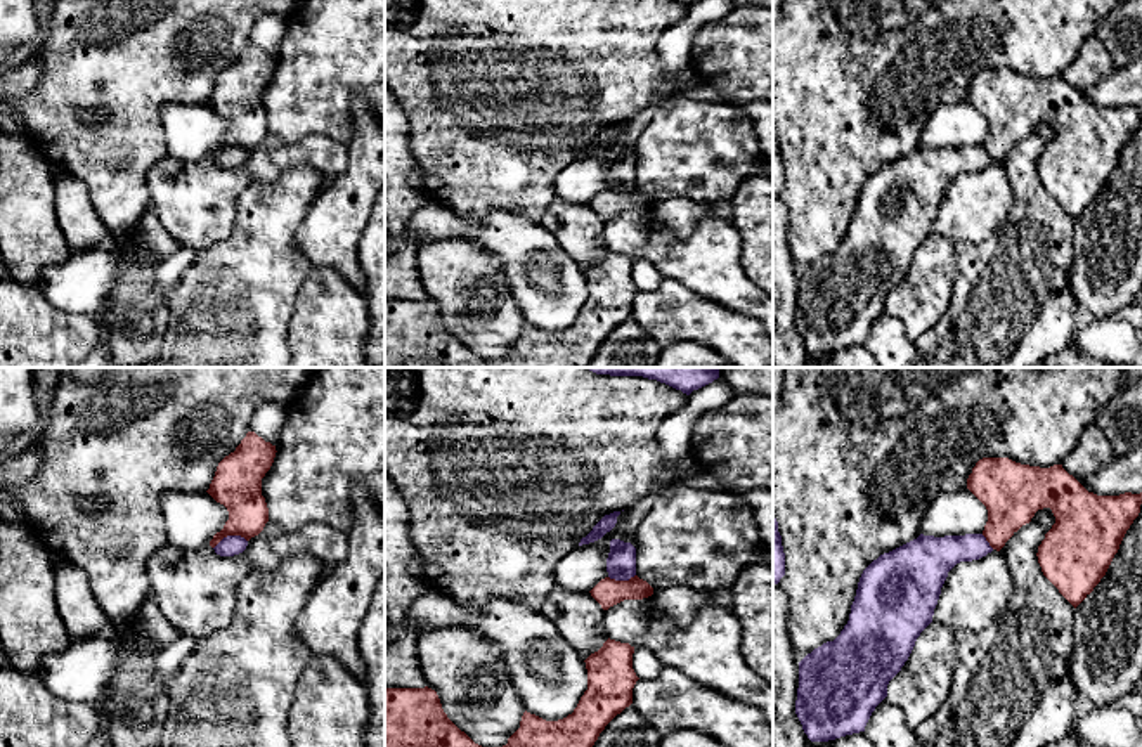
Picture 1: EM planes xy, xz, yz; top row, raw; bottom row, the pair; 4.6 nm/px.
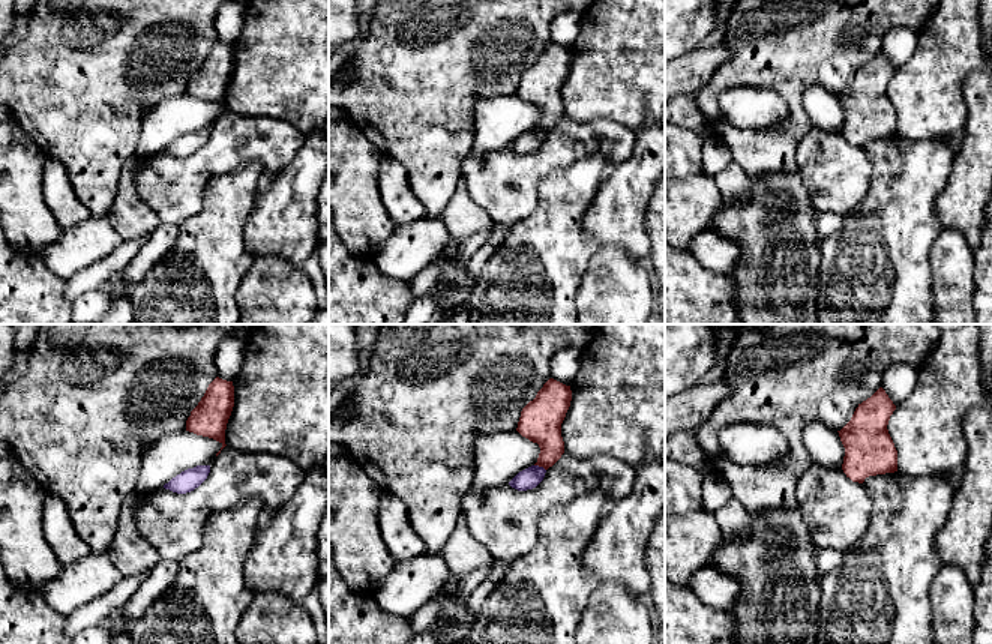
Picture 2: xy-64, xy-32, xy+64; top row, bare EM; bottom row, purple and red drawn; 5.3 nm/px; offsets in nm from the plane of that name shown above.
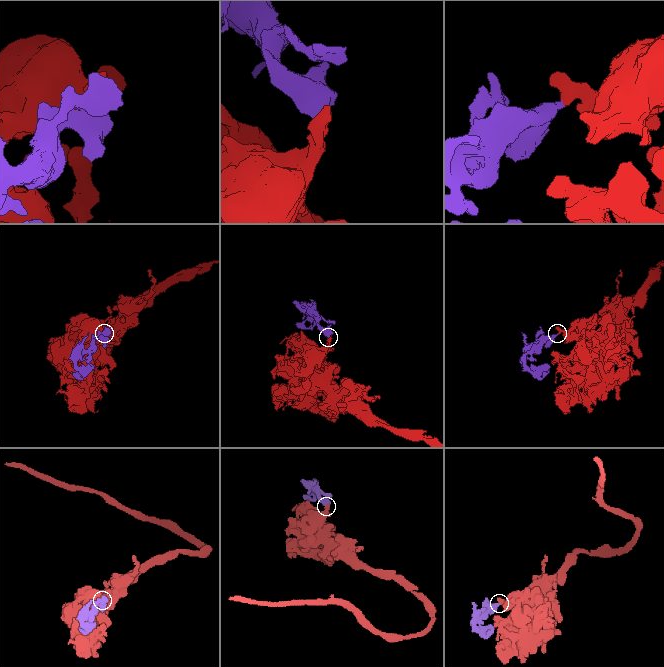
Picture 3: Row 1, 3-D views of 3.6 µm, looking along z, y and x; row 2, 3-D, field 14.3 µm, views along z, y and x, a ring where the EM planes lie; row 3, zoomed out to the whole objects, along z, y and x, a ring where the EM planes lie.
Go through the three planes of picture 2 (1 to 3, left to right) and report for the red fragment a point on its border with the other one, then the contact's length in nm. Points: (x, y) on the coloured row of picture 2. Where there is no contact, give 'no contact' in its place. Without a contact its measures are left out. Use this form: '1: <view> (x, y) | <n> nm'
1: no contact
2: xy-32 (541, 467) | 70 nm
3: no contact

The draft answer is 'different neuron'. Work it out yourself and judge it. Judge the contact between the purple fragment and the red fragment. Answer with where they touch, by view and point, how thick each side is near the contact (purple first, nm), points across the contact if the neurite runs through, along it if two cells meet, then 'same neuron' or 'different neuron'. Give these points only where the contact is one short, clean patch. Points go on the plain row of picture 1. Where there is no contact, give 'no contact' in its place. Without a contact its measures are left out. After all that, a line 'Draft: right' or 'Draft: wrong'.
contact xy (229, 148); calibres 100 and 220 nm; border xy (246, 151), (226, 148), (214, 160); different neuron
Draft: right

